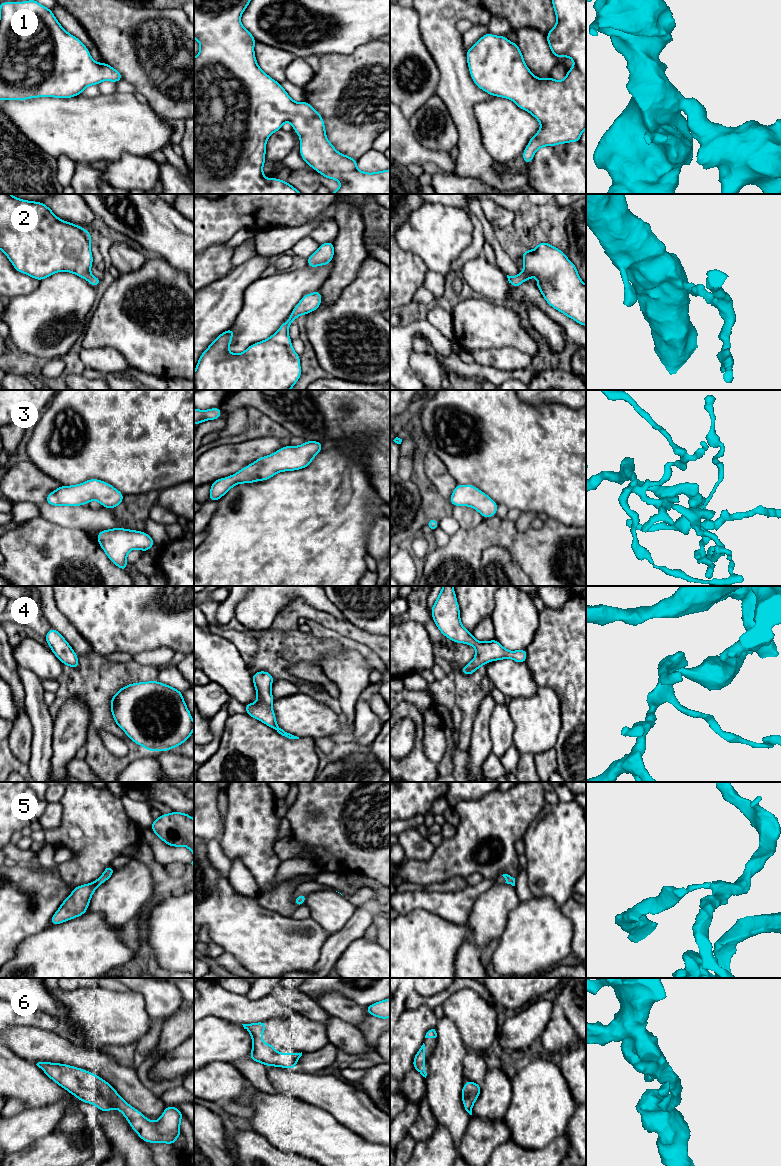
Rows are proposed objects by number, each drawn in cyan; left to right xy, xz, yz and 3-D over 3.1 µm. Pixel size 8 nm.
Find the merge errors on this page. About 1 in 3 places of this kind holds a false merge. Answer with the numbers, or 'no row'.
no row

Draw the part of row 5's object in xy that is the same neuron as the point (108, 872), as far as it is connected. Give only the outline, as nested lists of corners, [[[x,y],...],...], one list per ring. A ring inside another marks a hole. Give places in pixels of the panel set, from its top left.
[[[108,865],[98,879],[89,884],[75,887],[71,895],[62,902],[59,909],[52,916],[50,925],[58,925],[86,913],[94,891],[106,882],[114,872],[113,867]]]

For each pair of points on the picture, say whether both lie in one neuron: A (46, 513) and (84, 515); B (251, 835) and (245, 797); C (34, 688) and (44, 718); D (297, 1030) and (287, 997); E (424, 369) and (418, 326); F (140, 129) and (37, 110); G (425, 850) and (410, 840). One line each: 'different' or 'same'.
A: same
B: same
C: same
D: different
E: different
F: same
G: same

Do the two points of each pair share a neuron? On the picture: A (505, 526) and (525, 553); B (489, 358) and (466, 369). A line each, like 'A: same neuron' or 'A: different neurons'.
A: same neuron
B: different neurons

